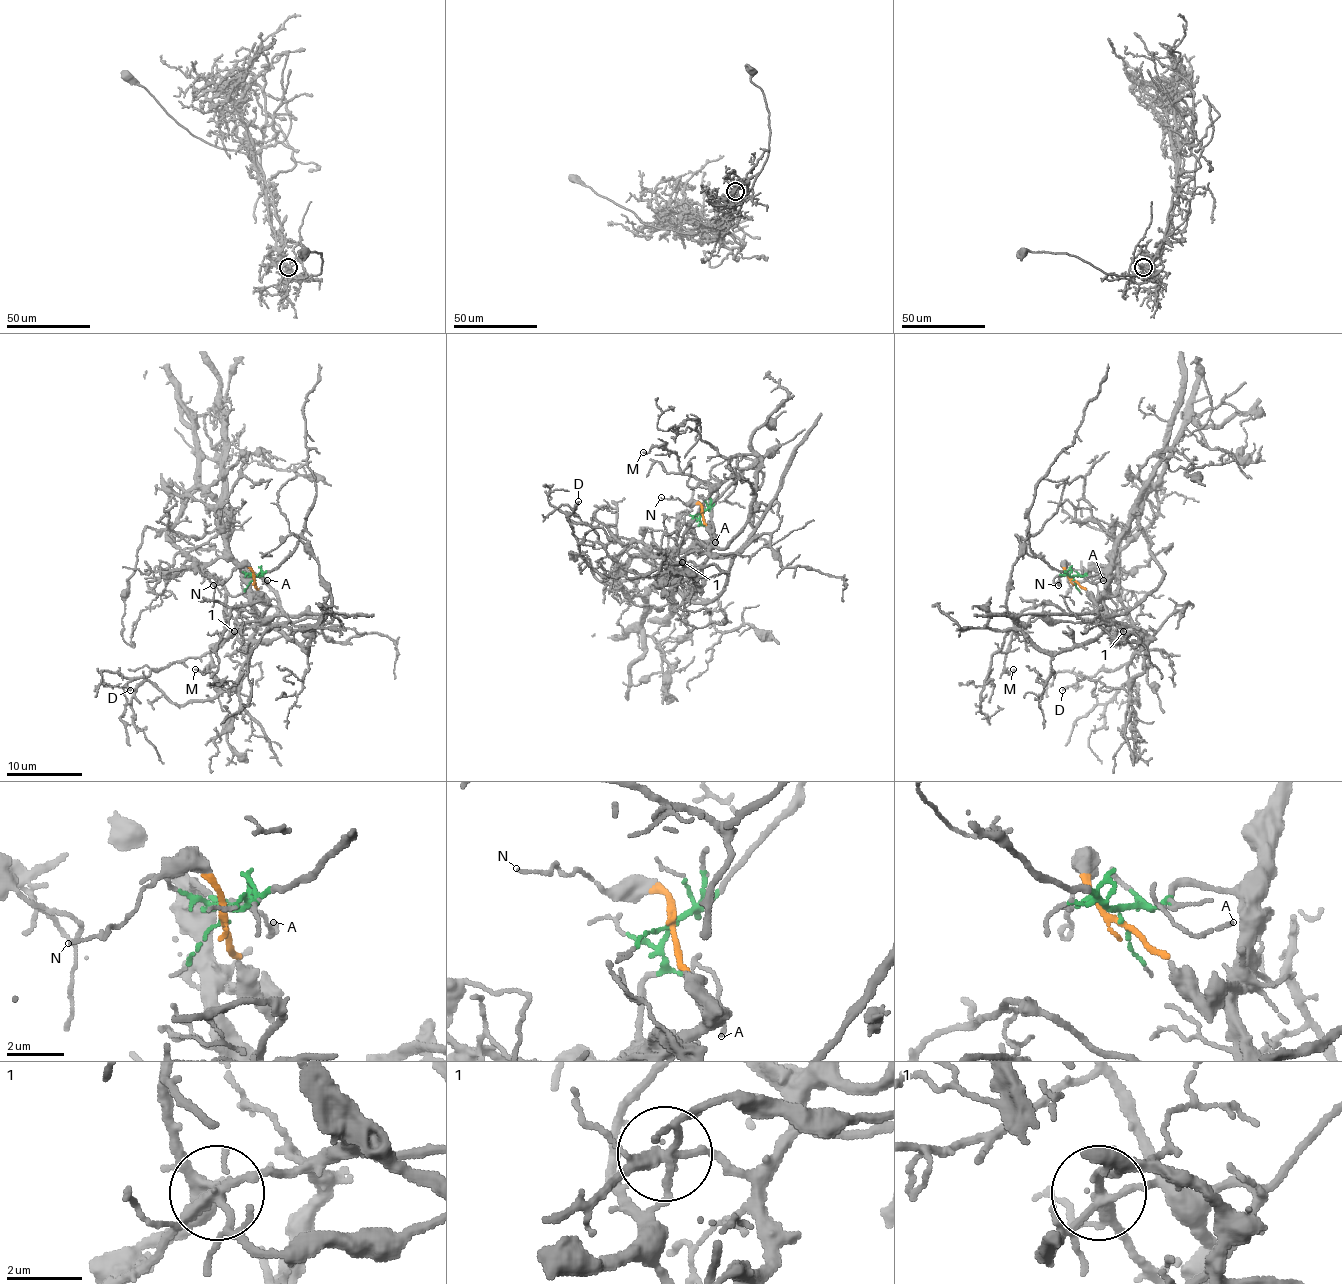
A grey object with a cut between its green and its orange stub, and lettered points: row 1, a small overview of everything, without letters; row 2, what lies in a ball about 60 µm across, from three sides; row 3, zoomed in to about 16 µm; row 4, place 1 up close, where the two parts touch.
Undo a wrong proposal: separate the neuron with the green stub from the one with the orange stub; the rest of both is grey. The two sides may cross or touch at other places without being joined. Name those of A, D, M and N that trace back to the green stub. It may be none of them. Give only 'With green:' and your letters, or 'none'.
With green: A, D, M

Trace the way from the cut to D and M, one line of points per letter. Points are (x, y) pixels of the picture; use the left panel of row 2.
D: (254, 579), (246, 570), (260, 621), (237, 629), (205, 653), (134, 676), (127, 684), (130, 689)
M: (254, 579), (246, 570), (248, 598), (265, 621), (262, 602), (237, 606), (218, 669), (195, 669)

